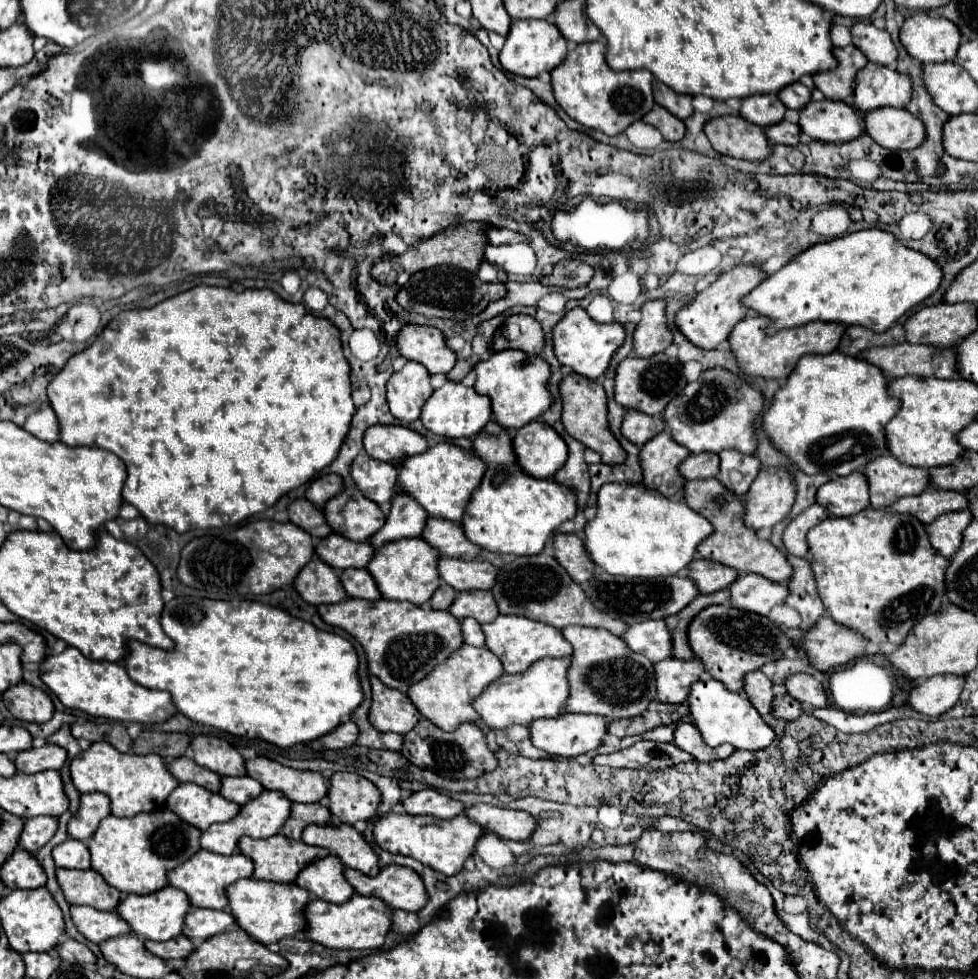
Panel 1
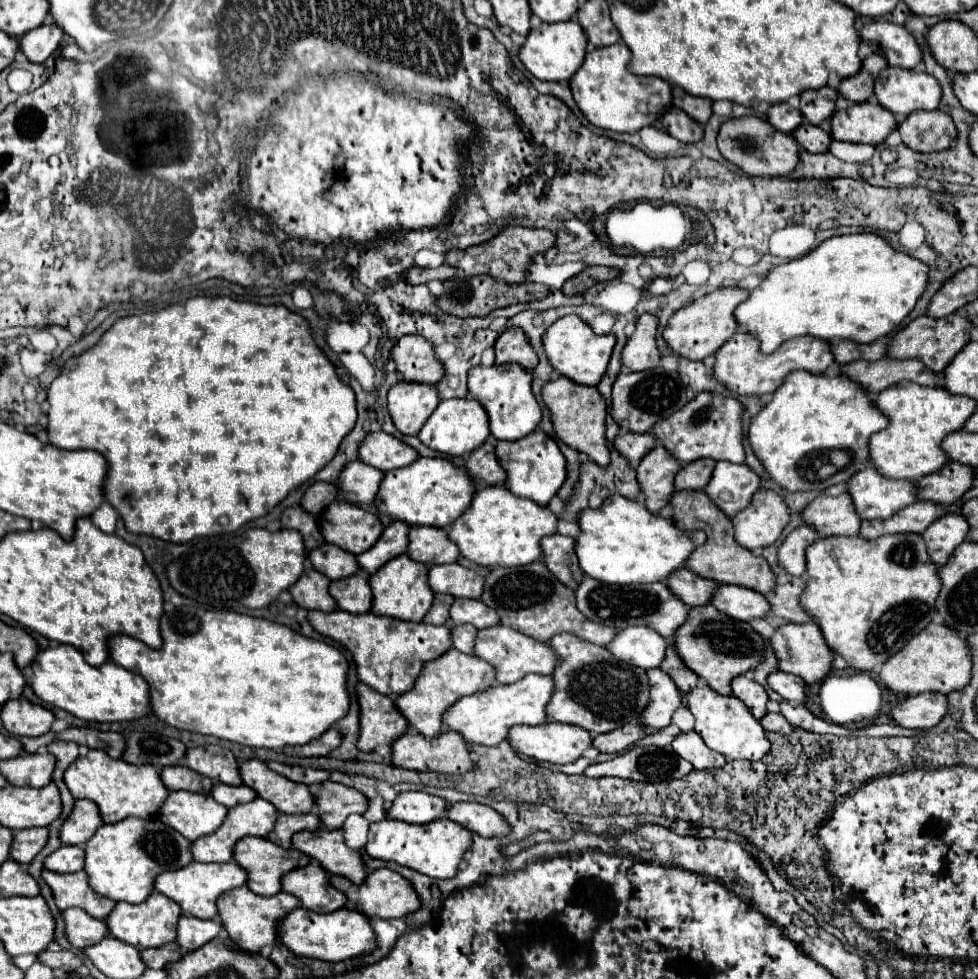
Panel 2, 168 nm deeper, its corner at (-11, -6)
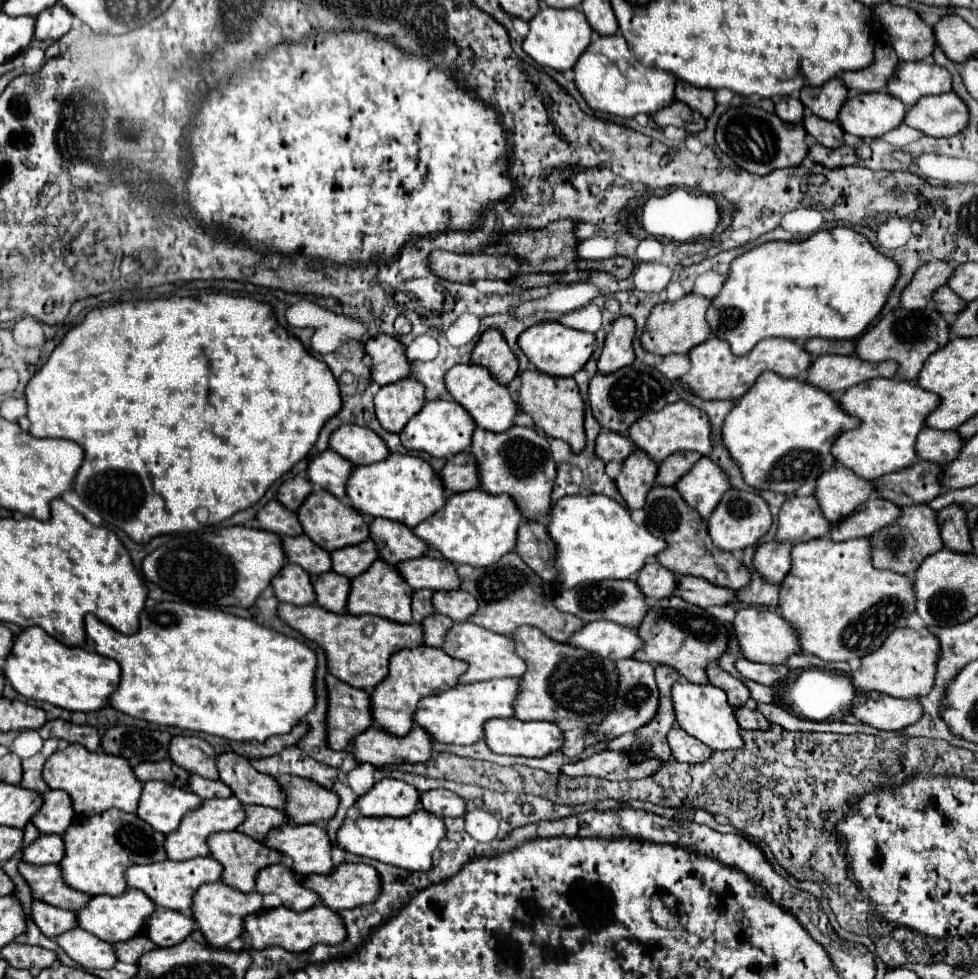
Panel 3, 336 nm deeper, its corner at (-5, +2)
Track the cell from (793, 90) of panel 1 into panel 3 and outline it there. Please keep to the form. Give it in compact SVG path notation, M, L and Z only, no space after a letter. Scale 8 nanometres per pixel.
M834 77L820 87L804 87L800 91L800 101L808 111L818 115L820 119L834 121L838 117L842 103L846 101L846 95L848 89L838 77Z

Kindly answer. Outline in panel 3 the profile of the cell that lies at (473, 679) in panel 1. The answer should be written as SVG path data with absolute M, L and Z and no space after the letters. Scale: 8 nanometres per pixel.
M416 647L416 649L402 649L390 659L390 675L374 689L372 693L372 717L374 721L392 735L408 735L414 725L414 711L418 701L426 695L442 693L446 689L456 687L466 663L458 659L450 659L442 649L436 647Z

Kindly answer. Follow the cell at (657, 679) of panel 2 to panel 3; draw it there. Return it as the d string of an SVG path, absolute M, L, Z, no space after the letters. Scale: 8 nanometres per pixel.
M622 659L622 661L616 661L616 667L620 673L616 705L614 705L614 711L600 725L592 727L596 741L610 741L628 731L640 729L646 723L650 723L650 719L654 719L654 715L658 713L658 685L654 679L654 665L638 659Z

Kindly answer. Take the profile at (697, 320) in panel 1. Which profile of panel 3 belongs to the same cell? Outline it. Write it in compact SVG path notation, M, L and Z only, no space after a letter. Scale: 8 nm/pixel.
M688 293L682 299L674 301L674 303L658 303L648 321L646 321L646 329L640 337L642 347L650 353L656 355L672 355L672 353L688 353L692 347L704 343L710 337L710 325L706 323L706 307L710 307L712 299L702 297L702 295L694 295Z

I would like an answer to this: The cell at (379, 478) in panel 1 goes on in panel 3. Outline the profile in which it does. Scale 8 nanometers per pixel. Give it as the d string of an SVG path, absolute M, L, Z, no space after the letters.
M328 449L320 453L308 465L308 479L314 485L320 485L338 499L346 497L346 483L352 475L354 465L348 459L342 459L336 451Z

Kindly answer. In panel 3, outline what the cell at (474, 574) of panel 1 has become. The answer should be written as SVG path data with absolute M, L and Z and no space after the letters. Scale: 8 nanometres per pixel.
M418 557L418 559L402 561L396 567L400 569L406 583L410 583L410 587L414 587L414 591L418 591L418 589L432 589L432 591L460 589L456 567L454 567L454 563L450 563L446 559Z

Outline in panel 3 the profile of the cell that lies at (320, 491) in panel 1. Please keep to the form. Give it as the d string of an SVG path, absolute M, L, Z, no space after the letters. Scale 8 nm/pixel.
M294 477L282 483L282 487L278 489L278 501L284 507L290 507L290 511L298 511L298 507L304 503L310 491L312 483L306 477Z

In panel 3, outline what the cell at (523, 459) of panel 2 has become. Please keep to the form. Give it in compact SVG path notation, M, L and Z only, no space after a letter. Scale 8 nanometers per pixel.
M518 425L510 427L504 433L476 429L470 449L472 449L472 455L476 457L478 477L482 481L480 487L484 491L492 495L498 495L498 493L512 495L528 519L534 519L552 507L550 493L556 479L556 463L552 461L550 445L544 433L534 431L530 427L518 427Z

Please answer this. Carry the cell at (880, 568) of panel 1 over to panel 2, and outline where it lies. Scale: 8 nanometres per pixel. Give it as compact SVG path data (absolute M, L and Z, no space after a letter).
M918 533L884 535L874 541L864 541L860 537L824 537L806 549L806 575L810 579L806 579L806 587L800 595L800 607L820 627L832 653L844 657L850 669L872 671L874 665L882 665L900 651L900 647L904 647L912 635L920 633L926 621L936 615L934 601L940 591L936 571L938 567L928 563L924 539Z

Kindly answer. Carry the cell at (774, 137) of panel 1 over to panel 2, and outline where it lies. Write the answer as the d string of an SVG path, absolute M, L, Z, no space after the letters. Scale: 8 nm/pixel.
M802 123L794 135L796 141L810 153L824 153L832 143L832 135L812 123Z

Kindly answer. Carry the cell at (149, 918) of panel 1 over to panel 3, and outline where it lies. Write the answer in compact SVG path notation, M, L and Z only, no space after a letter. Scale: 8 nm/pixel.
M126 889L122 895L118 897L110 897L110 895L98 895L92 897L90 903L78 911L78 927L86 929L88 933L96 935L98 939L132 939L134 935L140 935L144 931L146 919L150 919L150 915L156 911L154 903L150 903L150 899L146 899L146 895L142 895L142 891L134 891L134 889Z

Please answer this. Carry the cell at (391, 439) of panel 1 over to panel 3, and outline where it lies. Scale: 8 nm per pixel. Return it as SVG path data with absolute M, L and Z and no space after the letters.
M342 425L336 429L332 433L330 447L354 465L372 465L392 453L380 435L358 425Z

